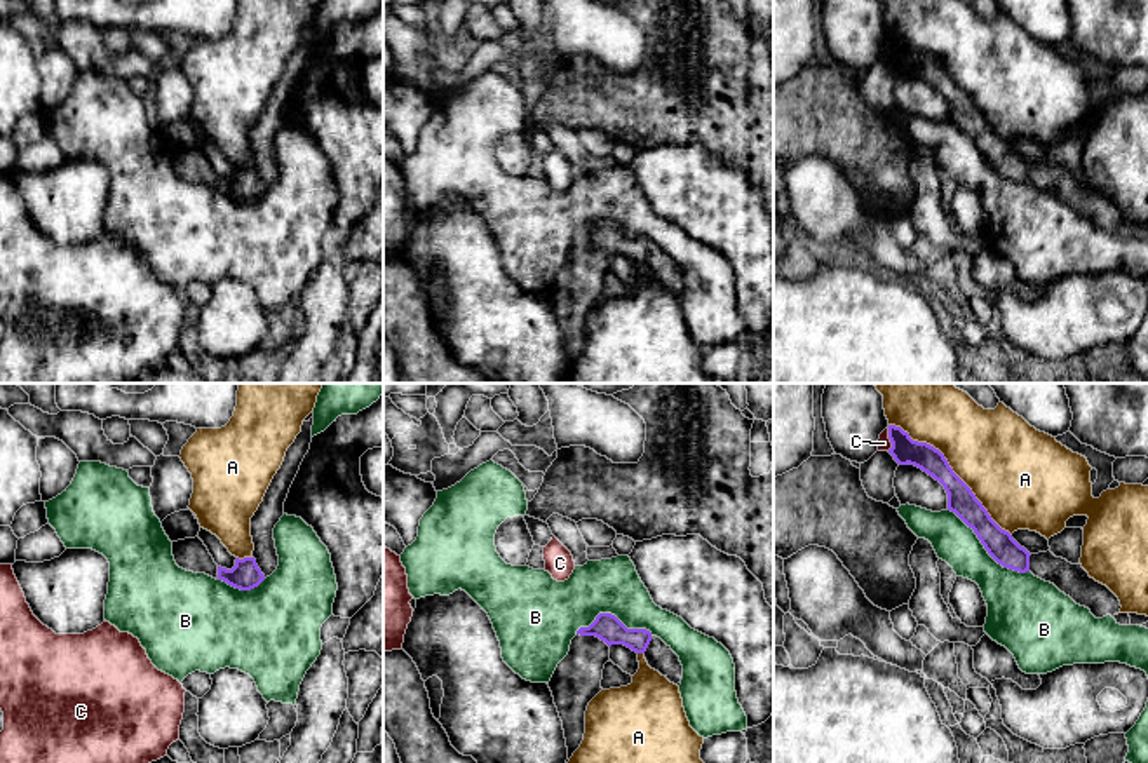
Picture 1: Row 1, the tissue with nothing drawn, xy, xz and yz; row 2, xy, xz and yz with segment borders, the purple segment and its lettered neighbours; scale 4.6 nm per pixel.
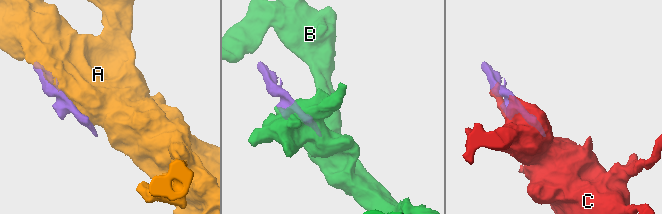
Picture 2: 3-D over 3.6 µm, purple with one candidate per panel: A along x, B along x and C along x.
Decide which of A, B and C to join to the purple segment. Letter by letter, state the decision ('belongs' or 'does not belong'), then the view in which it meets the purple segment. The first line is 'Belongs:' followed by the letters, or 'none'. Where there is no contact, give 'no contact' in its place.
Belongs: none
A: does not belong | yz
B: does not belong | yz
C: does not belong | yz

